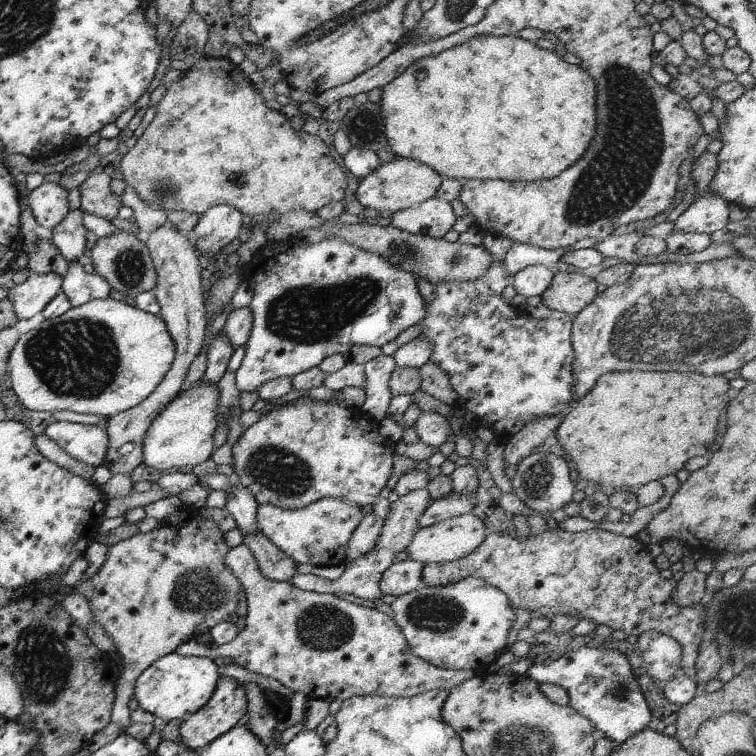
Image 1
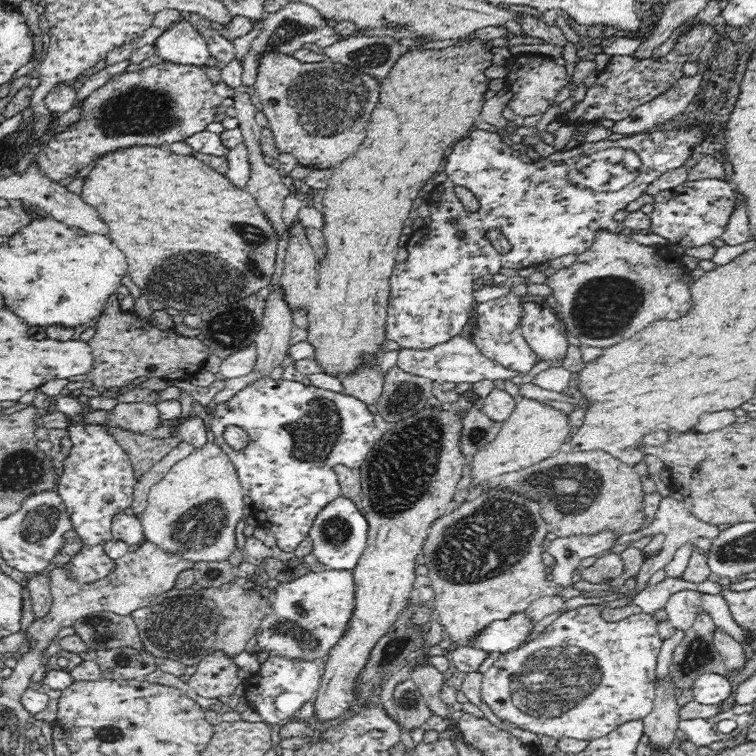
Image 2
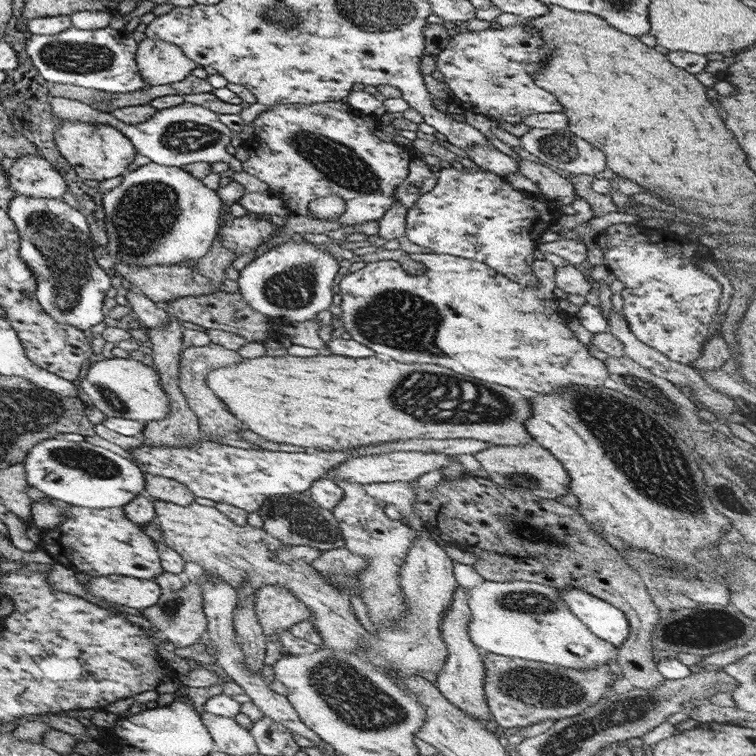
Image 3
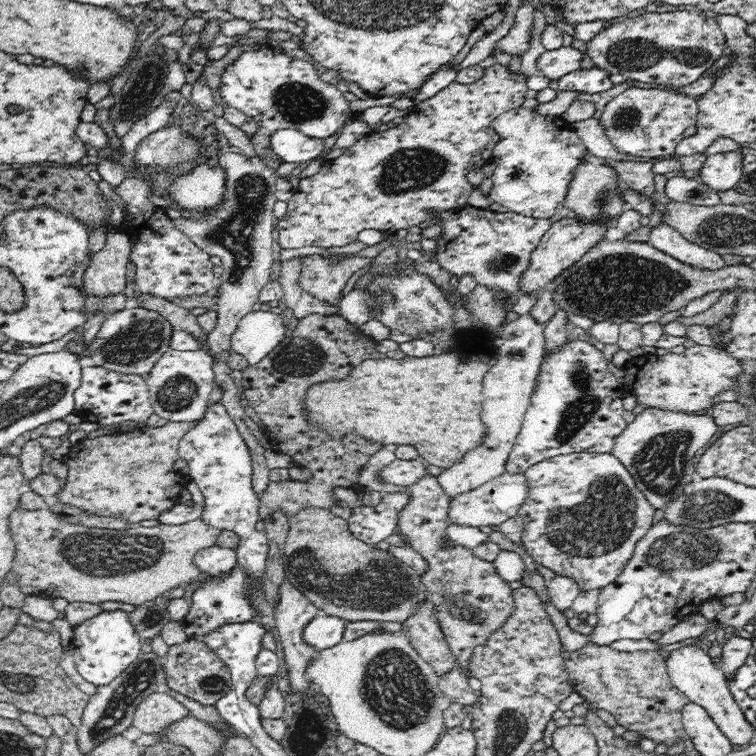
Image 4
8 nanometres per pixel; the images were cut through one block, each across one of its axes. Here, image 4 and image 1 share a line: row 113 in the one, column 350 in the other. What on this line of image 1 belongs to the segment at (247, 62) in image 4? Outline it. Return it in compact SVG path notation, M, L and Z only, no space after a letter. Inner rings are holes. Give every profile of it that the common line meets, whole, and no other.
M342 236L329 237L316 244L306 244L296 237L285 242L271 242L250 265L248 278L252 289L248 308L254 322L242 364L236 371L236 388L240 393L256 392L262 384L276 378L294 378L296 374L318 366L332 354L348 354L355 344L381 347L406 328L420 324L426 316L424 299L410 272L384 262L380 254L366 252L346 242Z

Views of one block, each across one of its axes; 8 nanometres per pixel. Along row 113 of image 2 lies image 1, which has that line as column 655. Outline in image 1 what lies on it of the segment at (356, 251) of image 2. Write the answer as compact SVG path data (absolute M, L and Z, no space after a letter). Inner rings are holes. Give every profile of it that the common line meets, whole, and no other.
M606 372L598 378L596 386L567 411L555 437L574 462L580 478L594 486L635 490L652 480L660 481L668 474L675 474L694 456L707 455L706 450L721 432L718 424L723 422L723 412L732 395L730 380L724 375L708 378L694 372Z

